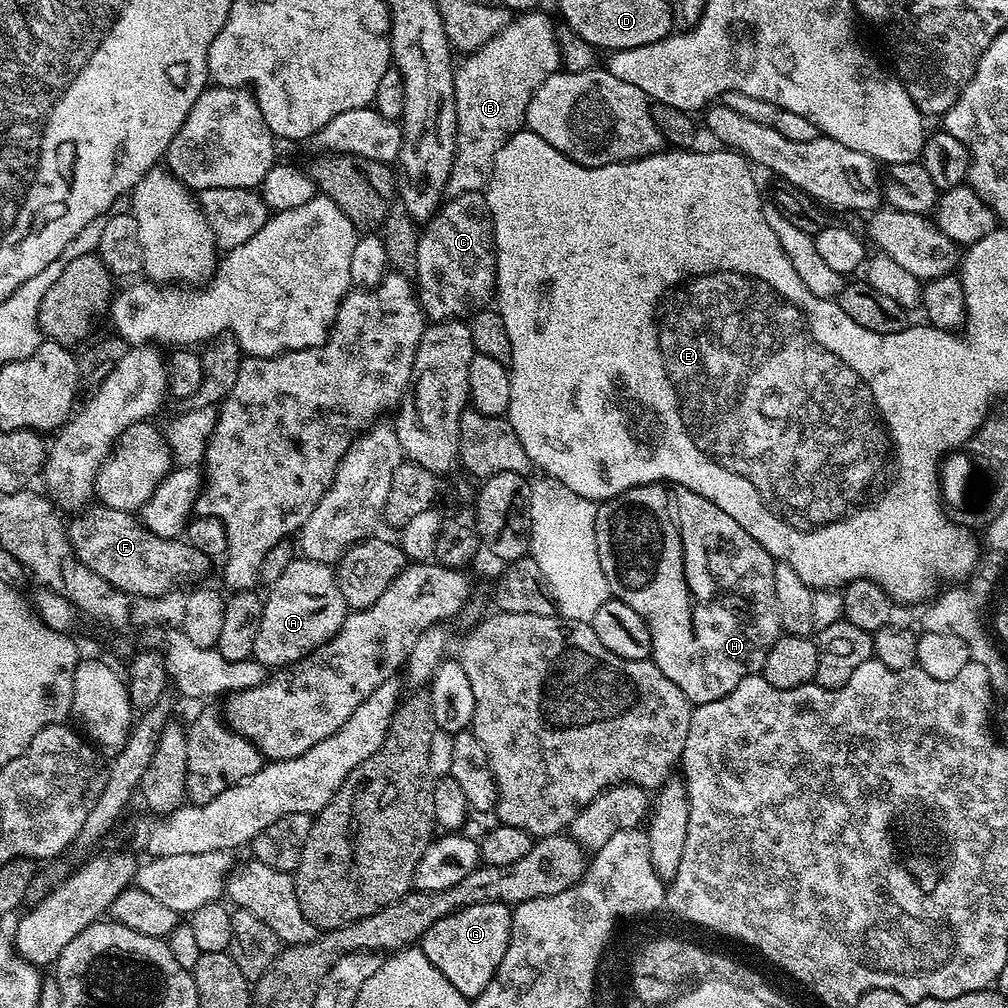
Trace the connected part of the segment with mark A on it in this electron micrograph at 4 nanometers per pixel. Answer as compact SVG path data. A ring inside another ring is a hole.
M307 558L293 559L282 578L267 589L252 656L265 666L293 664L327 642L342 626L349 611L336 580L330 575L329 565Z

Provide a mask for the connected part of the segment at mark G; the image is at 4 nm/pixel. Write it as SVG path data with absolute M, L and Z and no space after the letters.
M500 902L470 904L434 922L434 926L424 932L418 947L446 974L446 982L450 982L458 994L475 998L490 986L490 978L494 978L502 954L506 954L512 933L512 914L513 909Z

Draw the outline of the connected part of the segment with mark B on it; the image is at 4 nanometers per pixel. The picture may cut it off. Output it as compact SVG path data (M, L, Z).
M529 10L509 19L508 25L497 36L490 38L486 46L477 52L469 52L459 61L454 72L454 110L456 111L456 149L450 166L450 178L446 189L449 197L461 196L467 192L484 192L494 174L494 162L498 150L515 132L525 127L528 103L532 96L546 82L548 76L561 71L560 41L558 31L552 25L544 10Z

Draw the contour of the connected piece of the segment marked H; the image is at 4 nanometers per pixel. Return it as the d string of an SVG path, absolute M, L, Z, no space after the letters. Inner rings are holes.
M664 482L640 484L637 488L610 497L597 507L596 545L598 562L602 562L602 574L606 574L609 593L615 599L626 602L630 610L638 610L652 635L652 663L658 666L658 670L662 670L662 674L666 674L666 678L670 678L670 682L674 682L674 686L678 686L678 690L682 690L682 694L686 694L686 698L693 705L718 702L718 698L730 694L730 690L734 690L738 682L748 676L757 675L763 669L766 654L770 654L770 646L774 646L774 642L782 635L778 606L774 598L774 570L777 561L773 560L772 555L754 537L746 534L746 530L742 530L742 526L738 526L738 522L734 522L734 518L730 518L726 510L718 510L714 502L694 494L688 488L669 486Z

